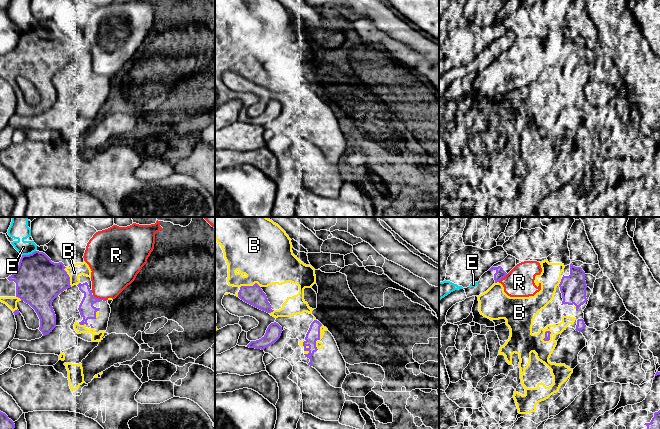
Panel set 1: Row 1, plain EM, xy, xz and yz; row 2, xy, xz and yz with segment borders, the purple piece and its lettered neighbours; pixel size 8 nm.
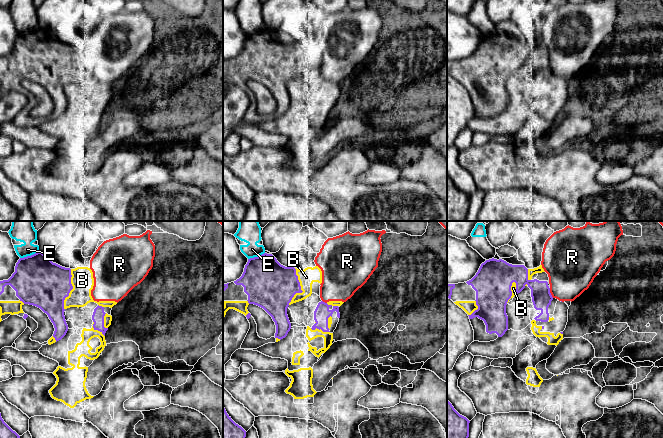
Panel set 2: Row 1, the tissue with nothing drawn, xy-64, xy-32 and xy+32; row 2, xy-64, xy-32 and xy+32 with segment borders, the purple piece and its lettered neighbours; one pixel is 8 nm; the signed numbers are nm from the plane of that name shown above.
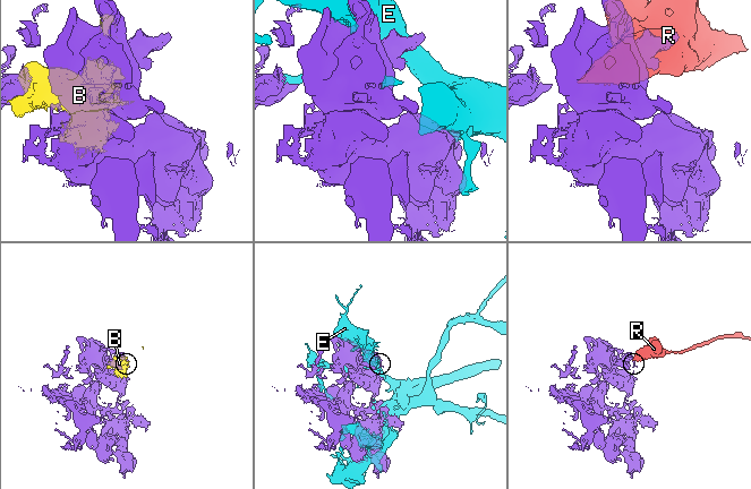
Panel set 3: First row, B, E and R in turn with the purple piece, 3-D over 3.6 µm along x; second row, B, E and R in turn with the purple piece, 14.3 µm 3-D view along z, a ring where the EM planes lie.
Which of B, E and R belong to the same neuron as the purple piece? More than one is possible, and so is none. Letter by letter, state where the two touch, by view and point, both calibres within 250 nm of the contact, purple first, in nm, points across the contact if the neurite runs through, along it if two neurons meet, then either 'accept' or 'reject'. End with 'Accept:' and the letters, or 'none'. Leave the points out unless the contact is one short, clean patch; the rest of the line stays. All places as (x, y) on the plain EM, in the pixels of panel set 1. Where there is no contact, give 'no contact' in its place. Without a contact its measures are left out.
B: contact xz (249, 62); calibres 160 and 400 nm; reject
E: contact xy (29, 30); calibres 380 and 130 nm; reject
R: contact xy (98, 74); calibres 120 and 340 nm; reject
Accept: none

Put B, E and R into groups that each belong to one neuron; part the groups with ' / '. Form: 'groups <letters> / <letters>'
groups B R / E

